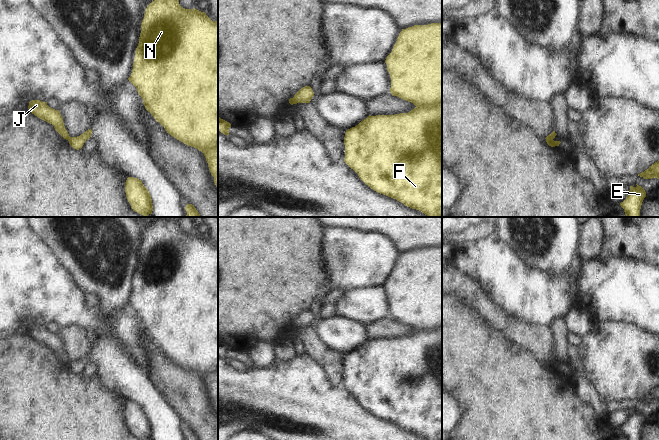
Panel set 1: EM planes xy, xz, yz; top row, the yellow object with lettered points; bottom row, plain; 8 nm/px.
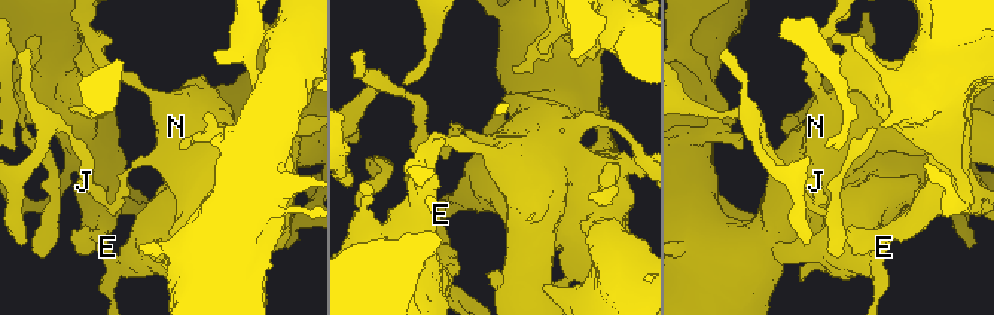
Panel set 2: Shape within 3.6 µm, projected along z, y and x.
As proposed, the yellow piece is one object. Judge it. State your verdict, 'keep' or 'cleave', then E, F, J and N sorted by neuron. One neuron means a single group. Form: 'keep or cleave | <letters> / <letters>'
cleave | E F J / N

